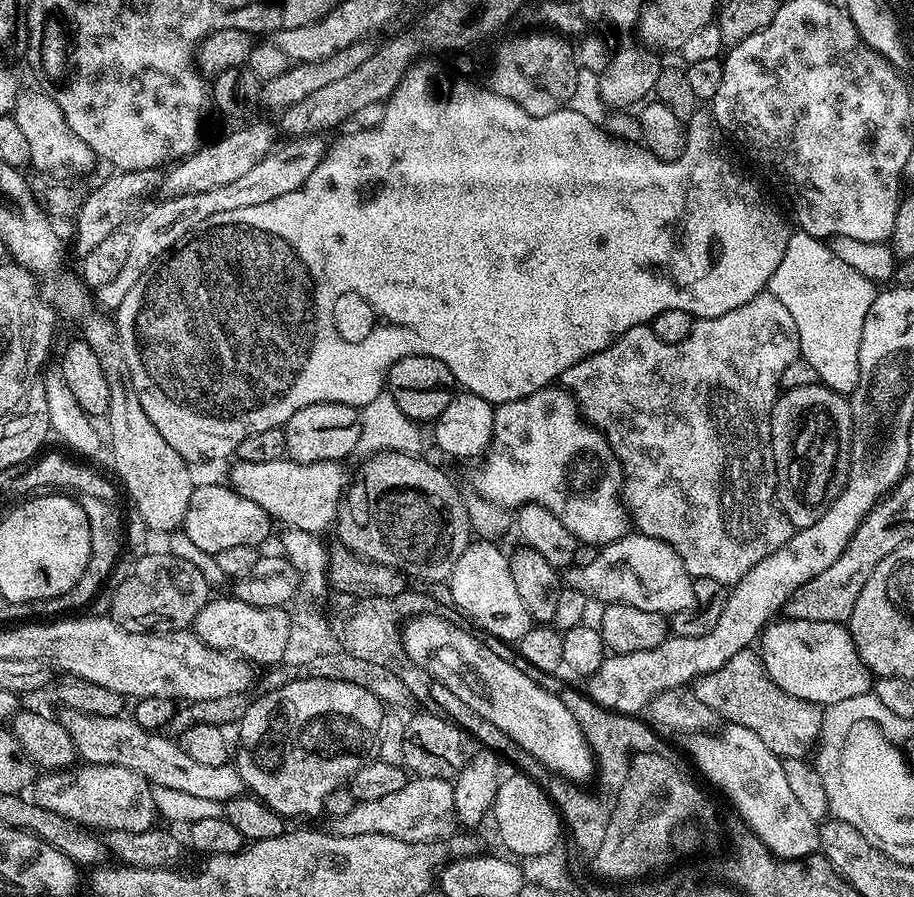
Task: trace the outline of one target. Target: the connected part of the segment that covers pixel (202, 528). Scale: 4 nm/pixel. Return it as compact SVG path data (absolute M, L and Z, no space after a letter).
M227 483L201 484L192 489L190 506L184 515L182 530L190 541L199 549L210 553L230 550L233 546L260 546L269 536L274 527L271 516L258 506L258 502L250 502L250 498L242 498Z

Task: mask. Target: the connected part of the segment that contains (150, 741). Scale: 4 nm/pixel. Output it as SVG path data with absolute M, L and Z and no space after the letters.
M64 708L58 719L64 725L66 734L74 742L79 757L90 764L109 764L110 766L126 766L147 778L149 783L157 787L182 790L186 794L194 794L197 798L210 798L227 802L235 796L245 795L246 789L238 770L231 763L222 766L205 766L197 762L182 750L175 740L167 740L155 731L147 732L140 724L127 720L121 714L102 718L82 714L82 710Z

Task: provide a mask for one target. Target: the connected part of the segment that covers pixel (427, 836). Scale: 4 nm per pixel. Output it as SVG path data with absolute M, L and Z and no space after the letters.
M412 778L402 790L395 794L386 794L386 798L361 800L345 816L337 816L331 821L330 828L338 836L361 836L362 834L382 834L390 838L404 840L408 844L426 844L439 841L453 831L452 824L457 823L454 810L453 781L438 778Z

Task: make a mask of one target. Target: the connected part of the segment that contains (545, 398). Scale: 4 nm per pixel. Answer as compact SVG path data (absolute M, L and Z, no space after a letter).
M547 386L529 396L495 405L492 438L483 460L484 465L472 476L477 497L507 510L515 510L521 504L542 506L550 510L550 514L554 514L554 518L558 518L581 544L603 546L629 531L630 517L622 499L625 475L620 460L603 432L584 419L575 396L563 386Z

